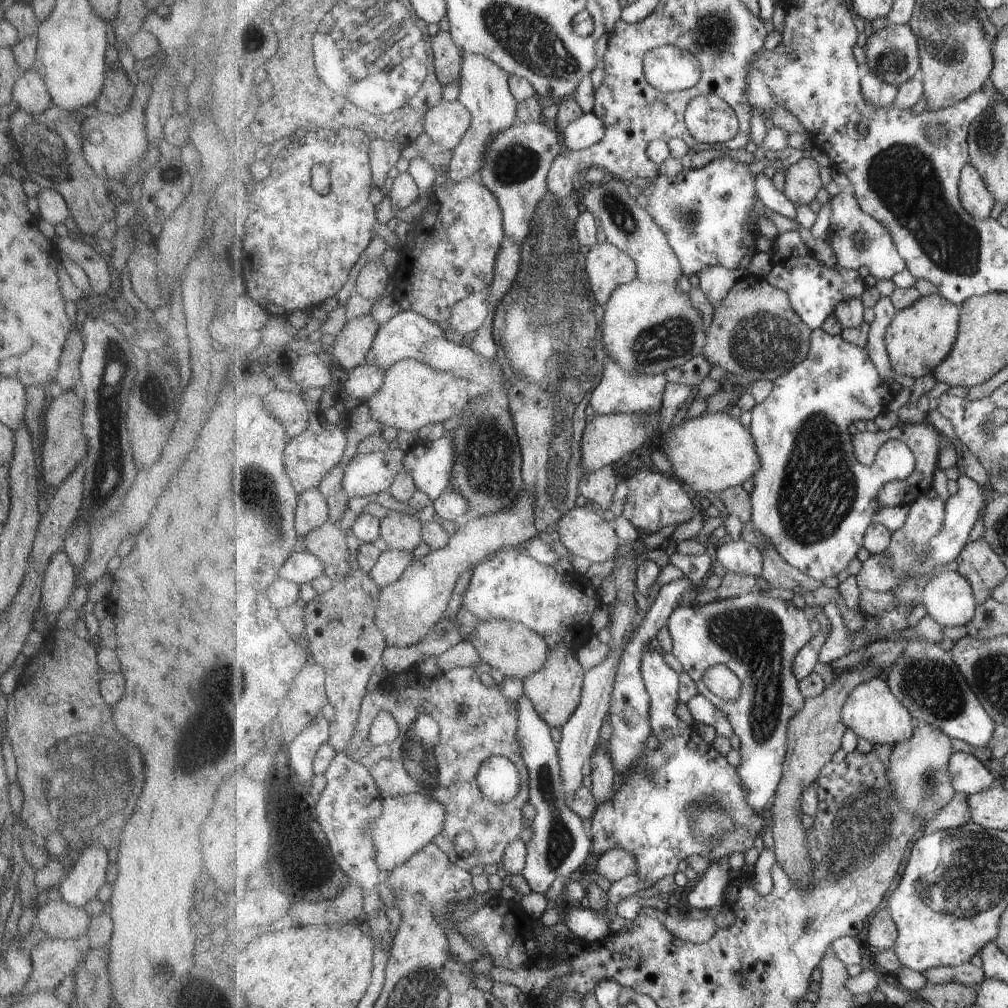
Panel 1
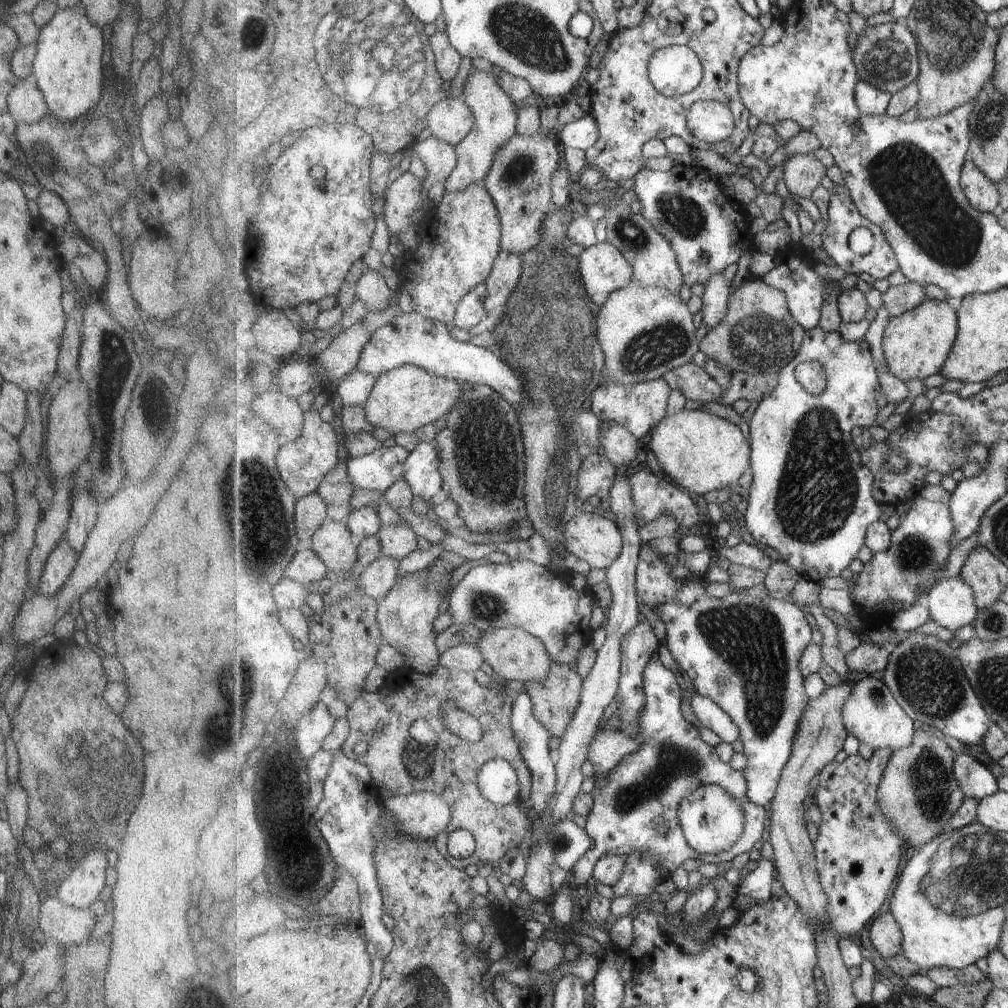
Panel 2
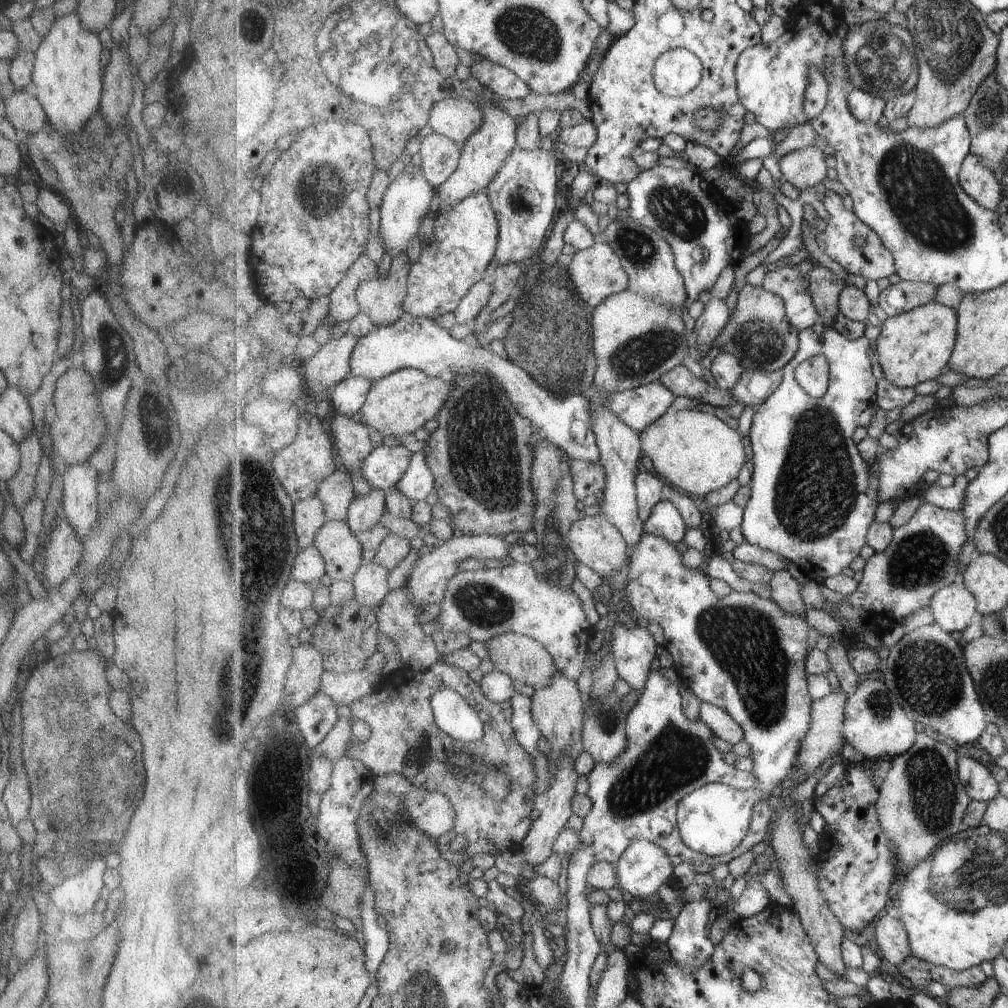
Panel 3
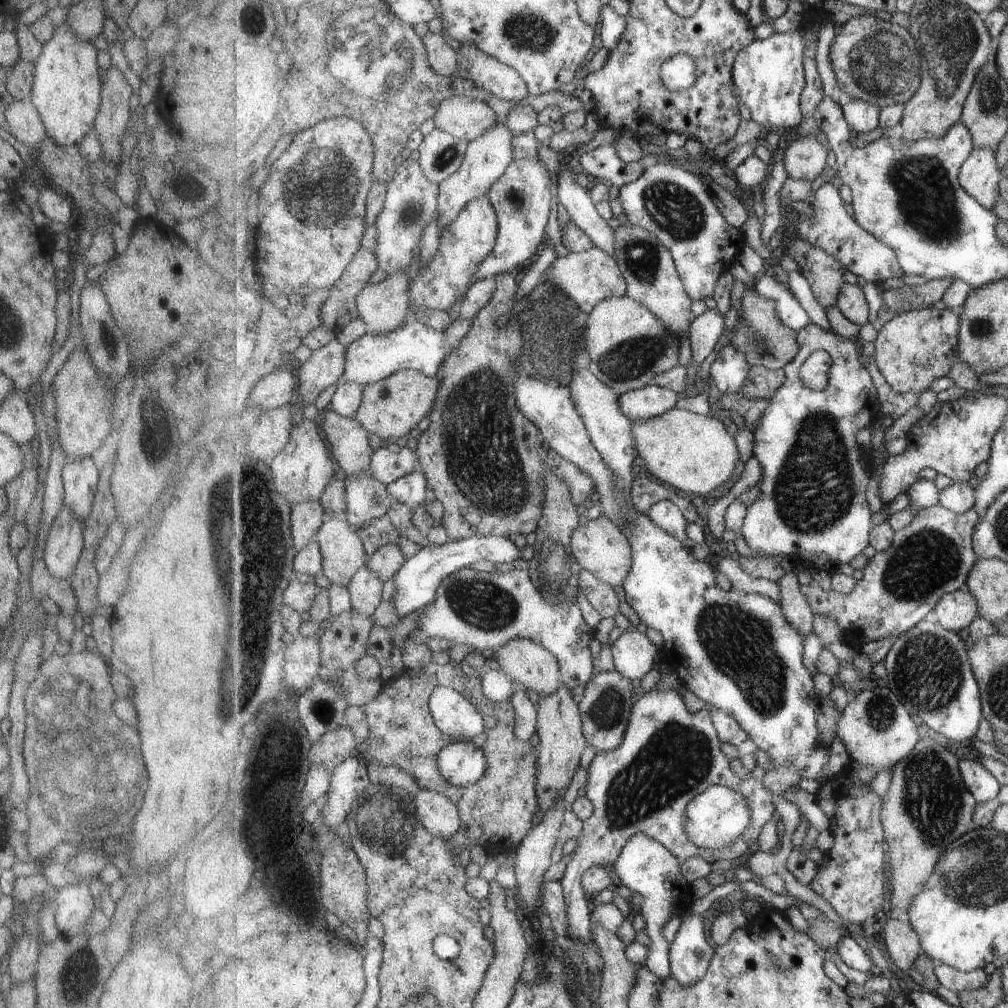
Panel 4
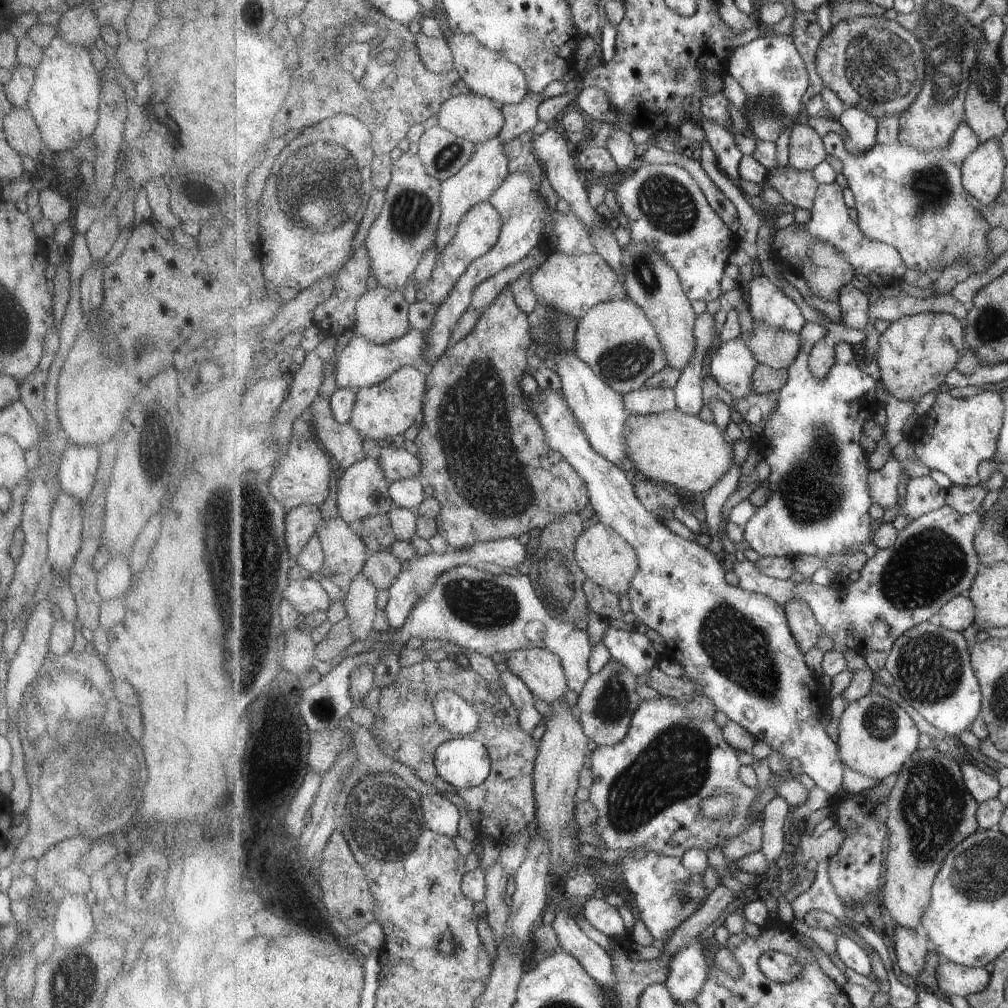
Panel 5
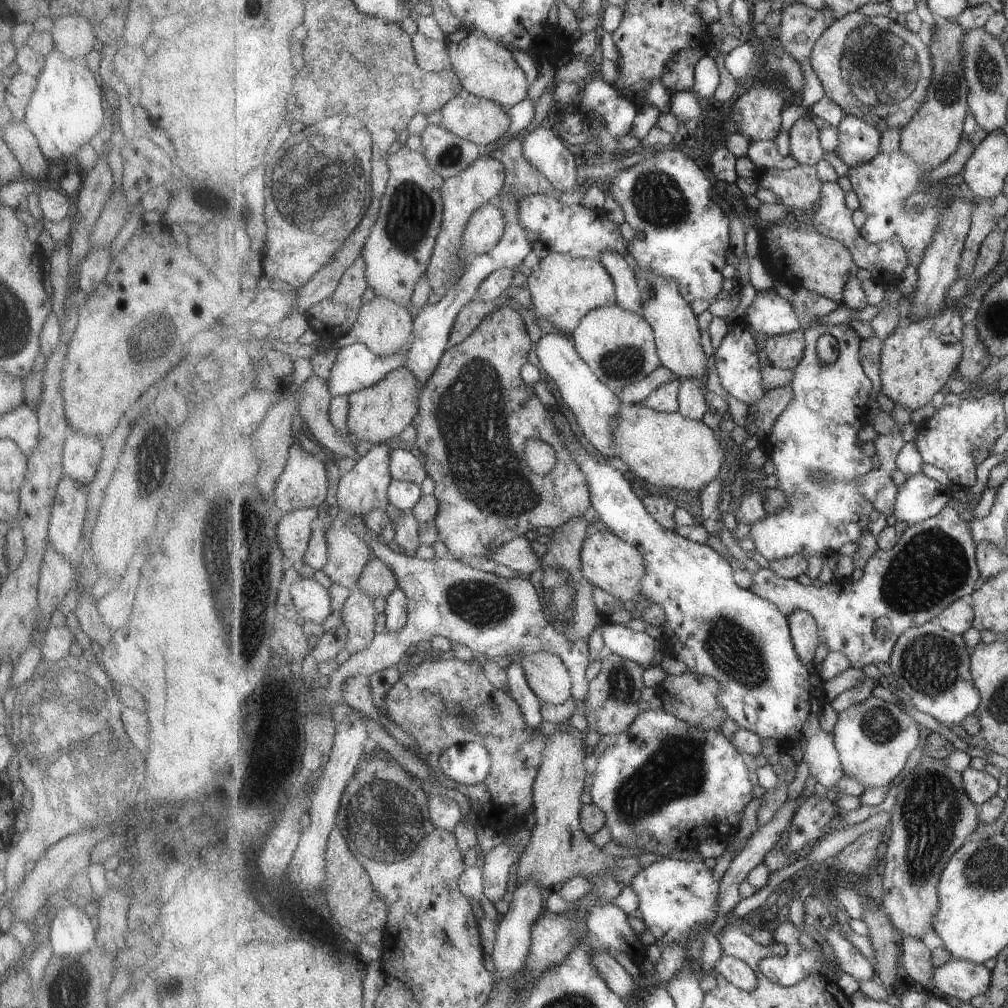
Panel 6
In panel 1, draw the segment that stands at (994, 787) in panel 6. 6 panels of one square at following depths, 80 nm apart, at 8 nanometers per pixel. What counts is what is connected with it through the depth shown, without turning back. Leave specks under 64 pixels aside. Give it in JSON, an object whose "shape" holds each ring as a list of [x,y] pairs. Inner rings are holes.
{"shape":[[[954,752],[949,768],[957,792],[969,796],[989,790],[998,782],[985,764],[972,754]]]}

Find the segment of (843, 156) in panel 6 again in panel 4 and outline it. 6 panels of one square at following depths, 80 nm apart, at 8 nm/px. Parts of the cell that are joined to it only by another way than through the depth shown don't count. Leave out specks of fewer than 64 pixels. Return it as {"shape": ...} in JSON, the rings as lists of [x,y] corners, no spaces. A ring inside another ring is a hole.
{"shape":[[[848,93],[843,97],[842,106],[845,118],[859,132],[859,135],[873,132],[873,130],[879,128],[882,112],[882,108],[879,108],[879,106],[869,104],[865,100],[859,100],[859,98],[853,98]]]}

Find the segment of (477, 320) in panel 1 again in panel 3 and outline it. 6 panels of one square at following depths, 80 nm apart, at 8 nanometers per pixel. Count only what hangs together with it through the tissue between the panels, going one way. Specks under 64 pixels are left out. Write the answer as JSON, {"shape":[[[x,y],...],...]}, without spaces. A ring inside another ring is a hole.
{"shape":[[[479,281],[475,283],[468,295],[459,303],[456,308],[454,318],[459,324],[473,324],[474,320],[480,315],[480,312],[487,306],[491,300],[494,288],[492,284]]]}

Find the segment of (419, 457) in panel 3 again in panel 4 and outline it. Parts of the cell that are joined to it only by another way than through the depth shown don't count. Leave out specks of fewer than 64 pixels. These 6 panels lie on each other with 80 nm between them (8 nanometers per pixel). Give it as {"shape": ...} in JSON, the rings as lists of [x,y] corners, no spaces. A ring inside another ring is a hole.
{"shape":[[[418,465],[411,474],[388,486],[388,492],[396,502],[403,502],[413,510],[425,503],[425,492],[429,487],[429,478]]]}

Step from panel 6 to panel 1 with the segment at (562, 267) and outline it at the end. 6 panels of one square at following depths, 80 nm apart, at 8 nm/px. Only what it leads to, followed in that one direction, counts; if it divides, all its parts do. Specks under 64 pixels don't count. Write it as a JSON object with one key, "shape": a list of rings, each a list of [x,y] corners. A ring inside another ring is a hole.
{"shape":[[[609,242],[590,248],[586,254],[586,271],[597,302],[603,306],[613,291],[638,278],[636,260]]]}

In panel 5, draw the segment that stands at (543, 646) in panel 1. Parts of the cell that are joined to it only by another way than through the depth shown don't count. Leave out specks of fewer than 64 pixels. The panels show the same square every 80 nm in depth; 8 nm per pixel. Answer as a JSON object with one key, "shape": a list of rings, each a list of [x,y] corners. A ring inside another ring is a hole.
{"shape":[[[519,648],[507,653],[508,669],[527,684],[537,699],[551,705],[566,698],[570,689],[561,658],[556,653],[541,648]]]}

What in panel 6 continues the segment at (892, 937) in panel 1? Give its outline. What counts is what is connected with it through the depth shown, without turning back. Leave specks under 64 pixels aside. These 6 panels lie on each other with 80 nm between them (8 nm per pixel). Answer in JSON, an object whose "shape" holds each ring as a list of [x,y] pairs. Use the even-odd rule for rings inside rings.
{"shape":[[[902,936],[903,952],[901,952],[901,966],[906,974],[914,981],[923,986],[925,990],[935,986],[934,978],[936,968],[933,966],[932,950],[925,946],[925,942],[921,938],[913,938],[913,936]]]}

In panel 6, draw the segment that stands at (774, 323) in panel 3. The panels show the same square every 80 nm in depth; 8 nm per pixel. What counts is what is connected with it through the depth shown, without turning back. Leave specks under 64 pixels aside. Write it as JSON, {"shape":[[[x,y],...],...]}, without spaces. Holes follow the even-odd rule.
{"shape":[[[803,330],[767,336],[765,340],[765,354],[771,364],[781,369],[795,369],[801,363],[807,346]]]}

